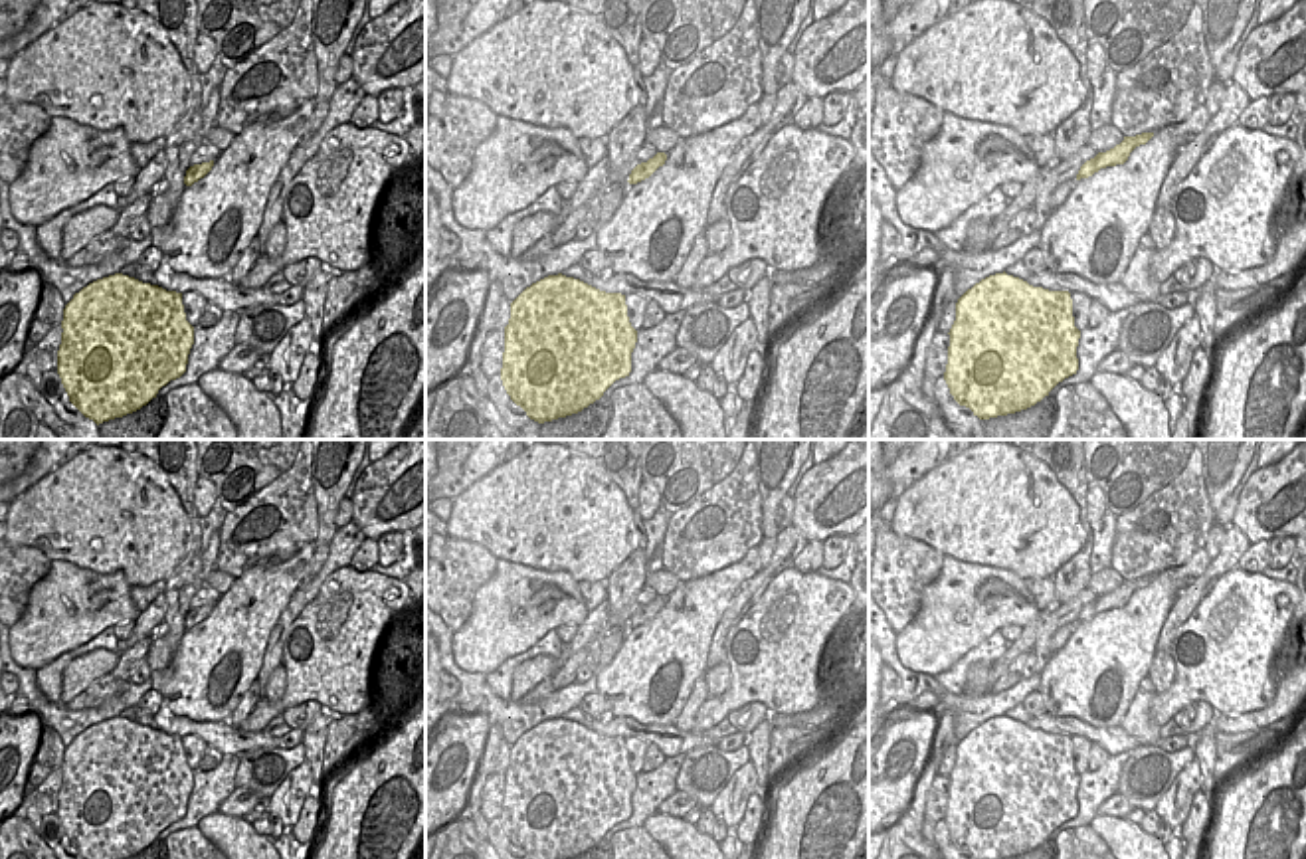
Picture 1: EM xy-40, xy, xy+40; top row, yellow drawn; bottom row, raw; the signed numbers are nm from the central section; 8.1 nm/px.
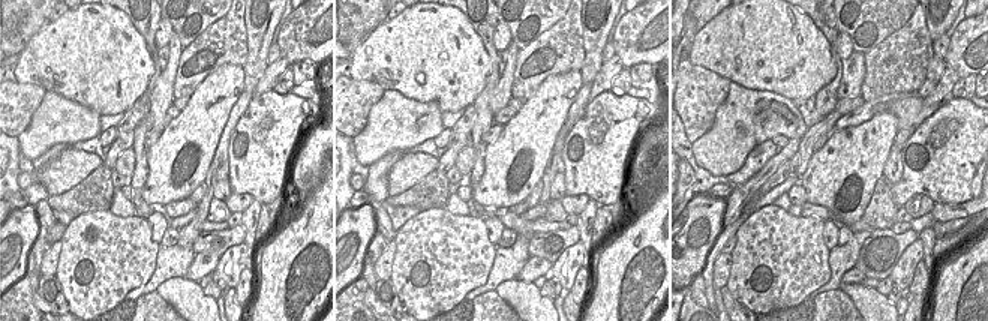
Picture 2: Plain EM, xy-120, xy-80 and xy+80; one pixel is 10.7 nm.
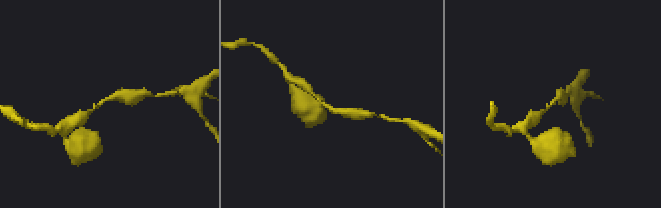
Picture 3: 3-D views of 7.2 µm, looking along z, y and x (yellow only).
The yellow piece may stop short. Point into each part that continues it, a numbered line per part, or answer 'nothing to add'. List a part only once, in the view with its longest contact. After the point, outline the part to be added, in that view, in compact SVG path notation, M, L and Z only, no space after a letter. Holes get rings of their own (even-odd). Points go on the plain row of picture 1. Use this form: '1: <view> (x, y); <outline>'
nothing to add

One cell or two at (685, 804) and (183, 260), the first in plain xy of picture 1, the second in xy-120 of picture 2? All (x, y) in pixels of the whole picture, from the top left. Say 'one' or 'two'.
two

